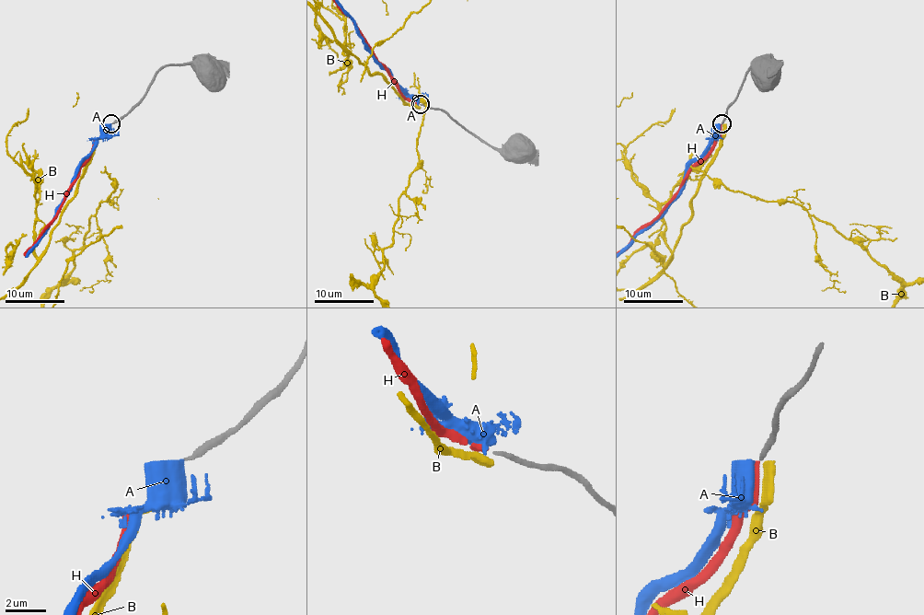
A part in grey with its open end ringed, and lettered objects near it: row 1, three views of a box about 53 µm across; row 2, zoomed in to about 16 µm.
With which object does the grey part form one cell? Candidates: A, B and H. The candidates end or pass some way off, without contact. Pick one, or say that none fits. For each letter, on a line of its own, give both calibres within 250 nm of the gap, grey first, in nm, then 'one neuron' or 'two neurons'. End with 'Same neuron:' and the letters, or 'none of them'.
A: 200/600 nm | two neurons
B: 200/500 nm | two neurons
H: 200/400 nm | one neuron
Same neuron: H

